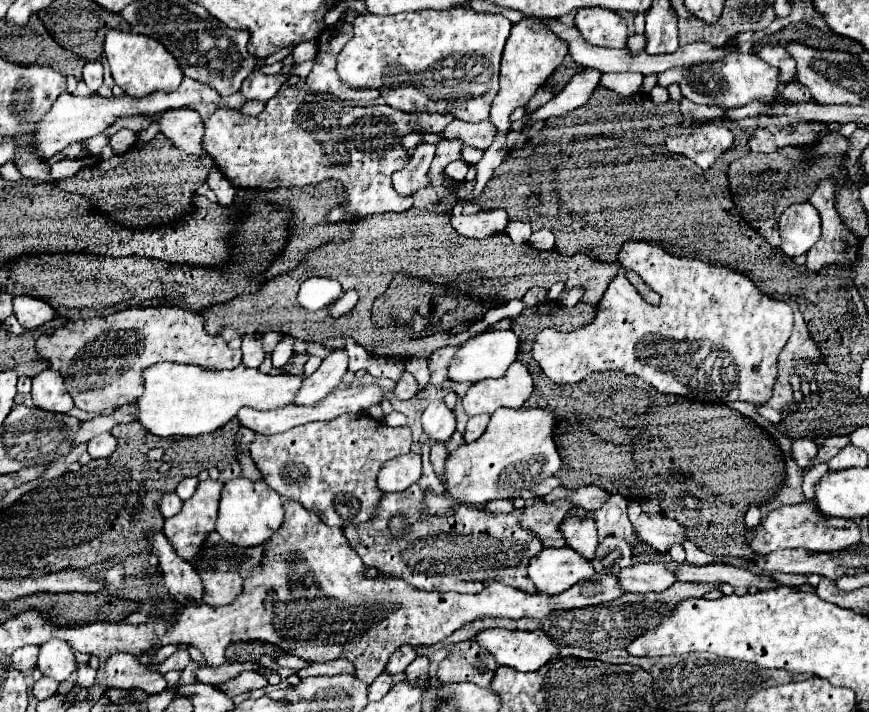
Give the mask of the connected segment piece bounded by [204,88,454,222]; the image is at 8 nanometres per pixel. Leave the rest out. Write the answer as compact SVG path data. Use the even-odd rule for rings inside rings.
M286 88L280 90L272 100L268 100L258 116L244 118L238 114L238 110L218 108L204 122L206 126L204 150L234 188L260 188L260 190L294 188L294 186L318 184L328 178L342 182L344 202L328 212L328 222L342 222L342 220L358 220L380 212L408 210L412 206L412 196L396 194L390 180L390 176L396 170L402 170L410 162L410 156L402 146L402 138L410 132L440 134L452 120L454 118L446 114L428 114L428 112L408 114L390 106L342 106L332 98L322 98L314 92Z

